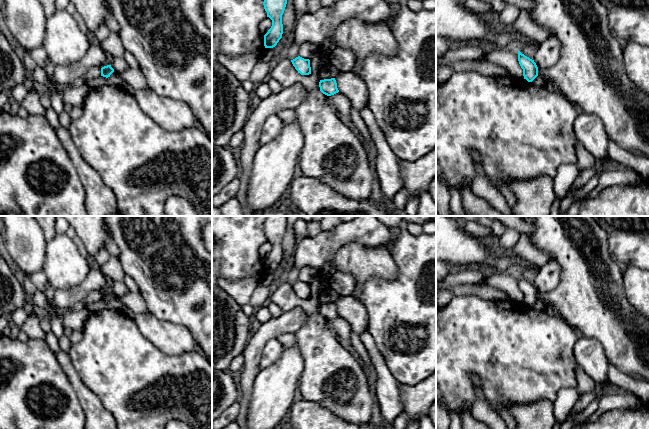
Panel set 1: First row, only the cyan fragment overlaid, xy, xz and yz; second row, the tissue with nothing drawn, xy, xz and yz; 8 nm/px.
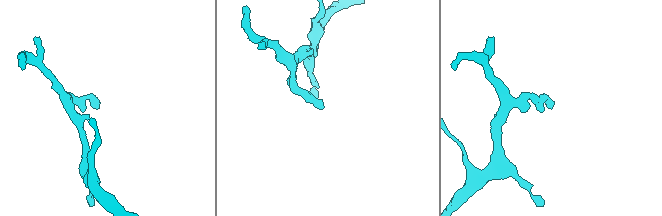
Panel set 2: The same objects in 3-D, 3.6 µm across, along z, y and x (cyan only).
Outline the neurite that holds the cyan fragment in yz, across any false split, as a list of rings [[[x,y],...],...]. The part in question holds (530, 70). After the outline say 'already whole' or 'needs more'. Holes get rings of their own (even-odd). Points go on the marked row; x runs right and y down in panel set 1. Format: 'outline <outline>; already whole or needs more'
outline [[[518,50],[518,61],[523,69],[523,76],[528,82],[532,82],[538,76],[538,67],[534,60],[525,56]]]; already whole

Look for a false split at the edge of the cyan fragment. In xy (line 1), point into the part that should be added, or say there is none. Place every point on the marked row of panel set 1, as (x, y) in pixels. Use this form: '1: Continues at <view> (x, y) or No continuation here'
1: No continuation here

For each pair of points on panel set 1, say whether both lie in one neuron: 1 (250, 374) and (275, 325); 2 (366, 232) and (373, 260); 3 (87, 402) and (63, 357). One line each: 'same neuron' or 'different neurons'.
1: same neuron
2: different neurons
3: same neuron

